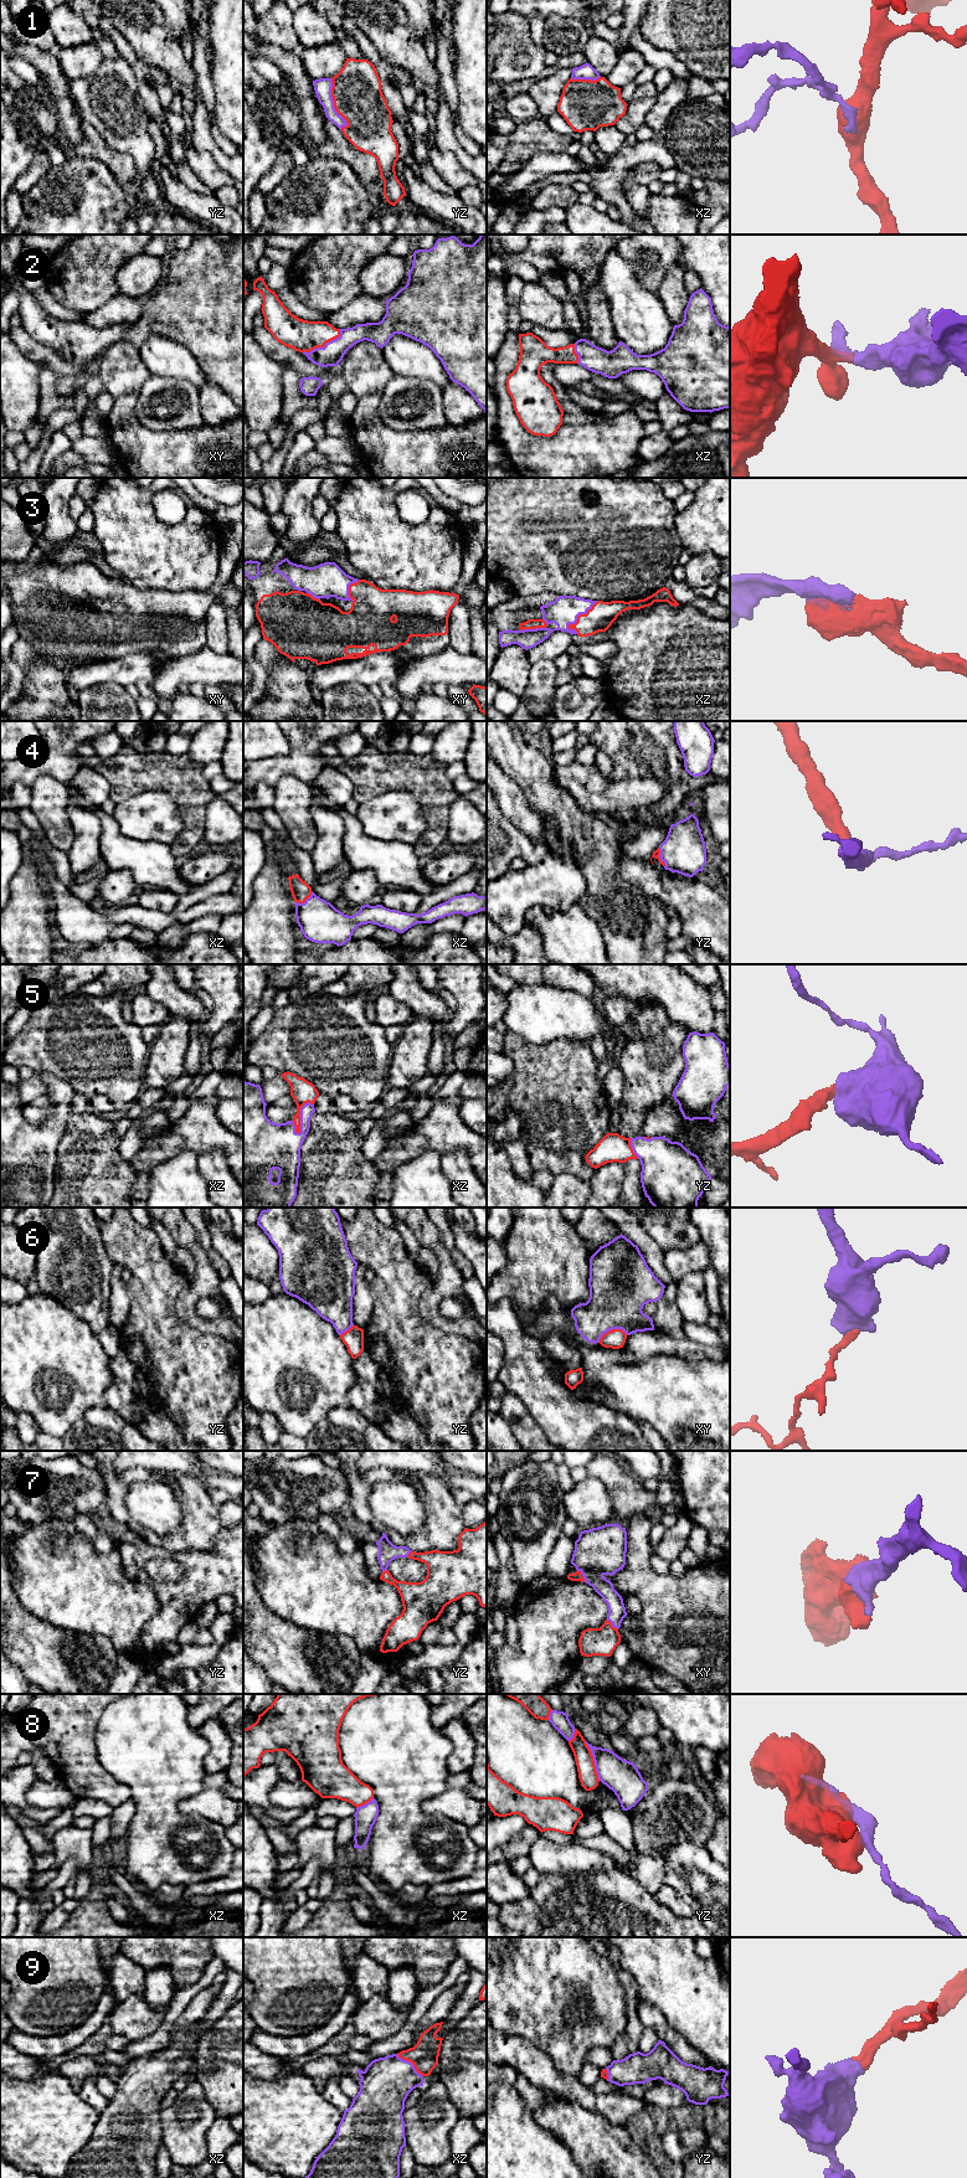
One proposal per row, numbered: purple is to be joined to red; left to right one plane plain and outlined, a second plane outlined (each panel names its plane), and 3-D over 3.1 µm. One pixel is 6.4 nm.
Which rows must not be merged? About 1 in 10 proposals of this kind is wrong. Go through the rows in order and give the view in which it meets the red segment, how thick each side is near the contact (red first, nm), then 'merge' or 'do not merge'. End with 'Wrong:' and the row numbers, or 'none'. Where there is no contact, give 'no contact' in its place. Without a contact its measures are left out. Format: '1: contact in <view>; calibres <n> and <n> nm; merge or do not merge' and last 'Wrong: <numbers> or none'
1: contact in yz; calibres 320 and 110 nm; merge
2: contact in xy; calibres 200 and 150 nm; merge
3: contact in xz; calibres 170 and 190 nm; merge
4: contact in xz; calibres 120 and 260 nm; merge
5: contact in xz; calibres 150 and 300 nm; merge
6: contact in xy; calibres 130 and 360 nm; do not merge
7: contact in xy; calibres 60 and 320 nm; merge
8: contact in yz; calibres 120 and 220 nm; do not merge
9: contact in xz; calibres 180 and 320 nm; merge
Wrong: 6, 8

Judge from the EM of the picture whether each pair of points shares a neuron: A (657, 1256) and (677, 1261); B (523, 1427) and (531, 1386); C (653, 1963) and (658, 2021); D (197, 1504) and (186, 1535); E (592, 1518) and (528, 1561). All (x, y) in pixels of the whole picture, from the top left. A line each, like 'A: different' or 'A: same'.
A: different
B: different
C: different
D: same
E: different

